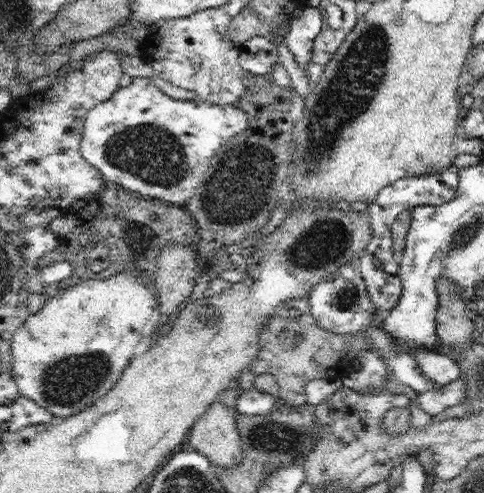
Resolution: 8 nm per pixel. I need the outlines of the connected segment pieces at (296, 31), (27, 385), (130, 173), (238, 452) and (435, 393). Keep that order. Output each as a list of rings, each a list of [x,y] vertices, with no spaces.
[[[310,5],[296,8],[288,24],[288,32],[284,41],[290,52],[293,52],[294,60],[306,71],[306,66],[312,58],[314,38],[320,34],[322,17],[318,7]]]
[[[120,272],[106,280],[84,280],[72,288],[50,294],[42,309],[31,314],[11,341],[11,372],[20,394],[46,408],[53,416],[66,418],[86,410],[120,380],[142,338],[142,328],[158,305],[154,286],[146,286],[130,272]]]
[[[134,77],[129,86],[118,87],[106,102],[97,104],[86,114],[80,152],[86,162],[103,174],[106,185],[116,183],[147,198],[184,202],[194,196],[215,152],[223,149],[227,140],[244,132],[248,126],[246,112],[237,104],[227,105],[174,99],[152,84],[150,77]]]
[[[215,400],[204,414],[192,425],[190,429],[190,446],[199,454],[204,454],[212,466],[231,467],[243,462],[243,451],[240,433],[236,429],[236,411],[228,409],[220,400]]]
[[[458,379],[440,388],[426,390],[417,396],[420,407],[431,416],[440,414],[445,409],[457,405],[466,395],[466,385]]]

